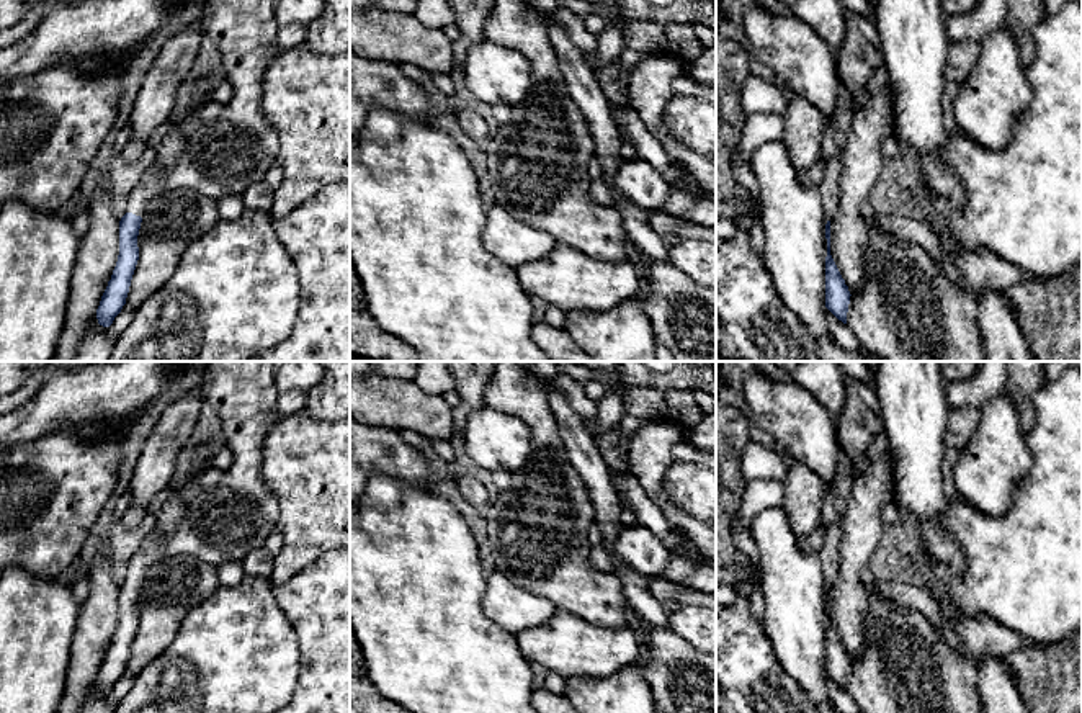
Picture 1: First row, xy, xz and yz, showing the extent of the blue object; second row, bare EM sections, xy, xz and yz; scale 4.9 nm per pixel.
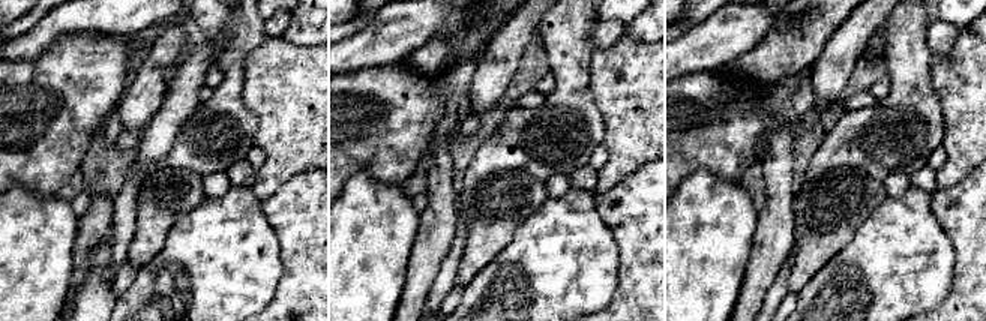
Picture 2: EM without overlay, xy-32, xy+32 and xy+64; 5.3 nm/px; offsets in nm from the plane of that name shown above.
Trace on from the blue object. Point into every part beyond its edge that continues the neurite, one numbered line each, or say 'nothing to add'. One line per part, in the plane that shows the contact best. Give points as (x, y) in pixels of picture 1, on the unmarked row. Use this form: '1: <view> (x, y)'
1: xy (226, 522)

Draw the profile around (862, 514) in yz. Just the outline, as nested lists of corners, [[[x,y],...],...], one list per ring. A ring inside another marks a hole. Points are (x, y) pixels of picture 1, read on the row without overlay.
[[[886,451],[853,479],[852,496],[842,504],[838,576],[830,585],[830,621],[850,661],[865,649],[868,589],[863,571],[878,549],[883,507],[889,502],[894,502],[894,461]]]

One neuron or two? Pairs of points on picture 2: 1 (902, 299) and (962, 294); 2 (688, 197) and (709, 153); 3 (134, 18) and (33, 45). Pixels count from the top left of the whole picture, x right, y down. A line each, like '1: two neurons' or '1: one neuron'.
1: two neurons
2: two neurons
3: one neuron

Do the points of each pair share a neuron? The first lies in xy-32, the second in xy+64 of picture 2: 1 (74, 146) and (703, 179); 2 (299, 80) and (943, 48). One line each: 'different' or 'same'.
1: different
2: different

